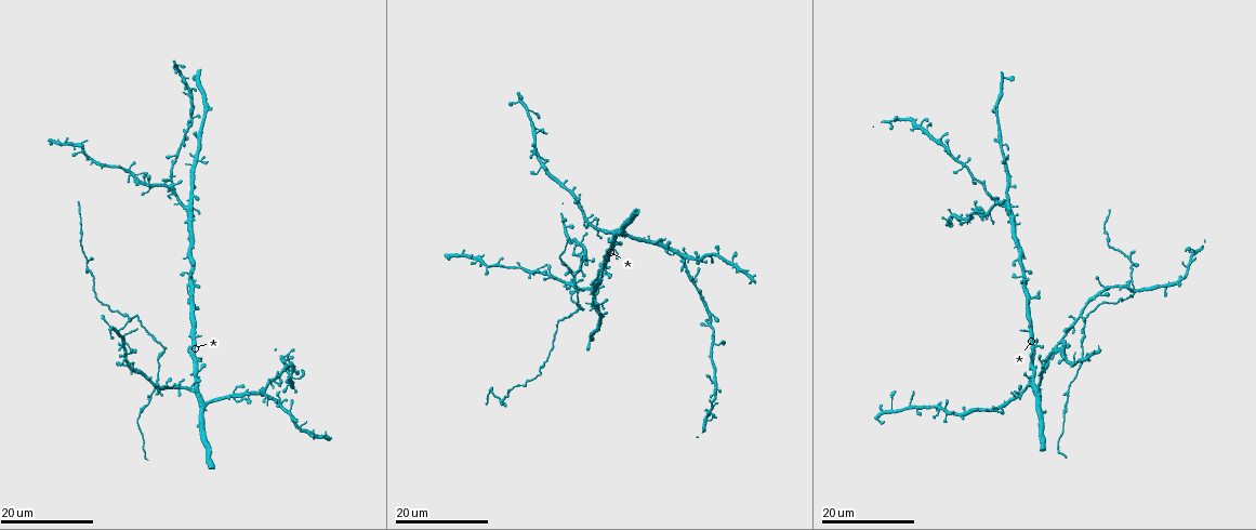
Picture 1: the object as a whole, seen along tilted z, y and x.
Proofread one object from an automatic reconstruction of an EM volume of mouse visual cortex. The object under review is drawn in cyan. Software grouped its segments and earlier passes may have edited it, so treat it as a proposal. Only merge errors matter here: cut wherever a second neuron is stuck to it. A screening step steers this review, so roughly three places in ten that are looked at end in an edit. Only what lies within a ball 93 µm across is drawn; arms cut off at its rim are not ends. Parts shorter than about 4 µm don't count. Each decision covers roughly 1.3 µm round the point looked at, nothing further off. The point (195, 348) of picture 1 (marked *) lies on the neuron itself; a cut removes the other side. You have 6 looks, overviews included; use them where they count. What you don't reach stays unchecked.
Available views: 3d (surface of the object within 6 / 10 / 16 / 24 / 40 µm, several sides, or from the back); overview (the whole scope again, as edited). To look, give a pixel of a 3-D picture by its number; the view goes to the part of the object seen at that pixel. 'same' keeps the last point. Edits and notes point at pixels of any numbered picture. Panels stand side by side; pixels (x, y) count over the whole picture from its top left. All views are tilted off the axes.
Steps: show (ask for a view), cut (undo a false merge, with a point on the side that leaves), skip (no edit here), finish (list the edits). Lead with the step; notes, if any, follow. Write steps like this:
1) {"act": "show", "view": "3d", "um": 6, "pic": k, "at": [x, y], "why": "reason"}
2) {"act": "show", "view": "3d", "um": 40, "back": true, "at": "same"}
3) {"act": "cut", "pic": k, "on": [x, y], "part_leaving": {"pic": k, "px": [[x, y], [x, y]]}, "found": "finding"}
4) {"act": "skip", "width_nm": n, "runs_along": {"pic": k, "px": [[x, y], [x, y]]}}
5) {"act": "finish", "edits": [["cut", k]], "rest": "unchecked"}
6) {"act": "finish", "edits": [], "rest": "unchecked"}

{"act": "show", "view": "3d", "um": 24, "pic": 1, "at": [582, 308], "why": "calibre changes"}

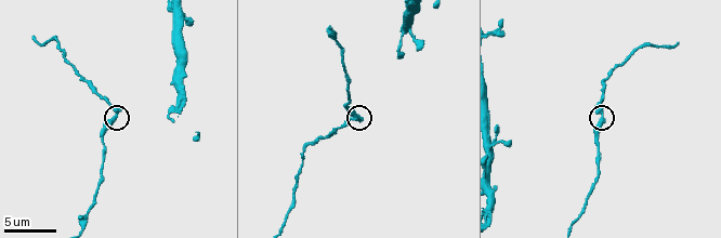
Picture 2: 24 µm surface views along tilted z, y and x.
{"act": "show", "view": "3d", "um": 6, "pic": 2, "at": [355, 118]}

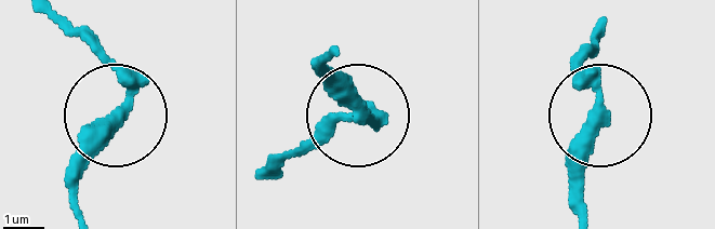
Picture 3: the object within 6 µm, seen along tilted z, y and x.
{"act": "cut", "pic": 3, "on": [87, 42], "part_leaving": {"pic": 3, "px": [[127, 81], [67, 19]]}, "found": "two neurons meet here"}

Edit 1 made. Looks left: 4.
{"act": "show", "view": "overview"}

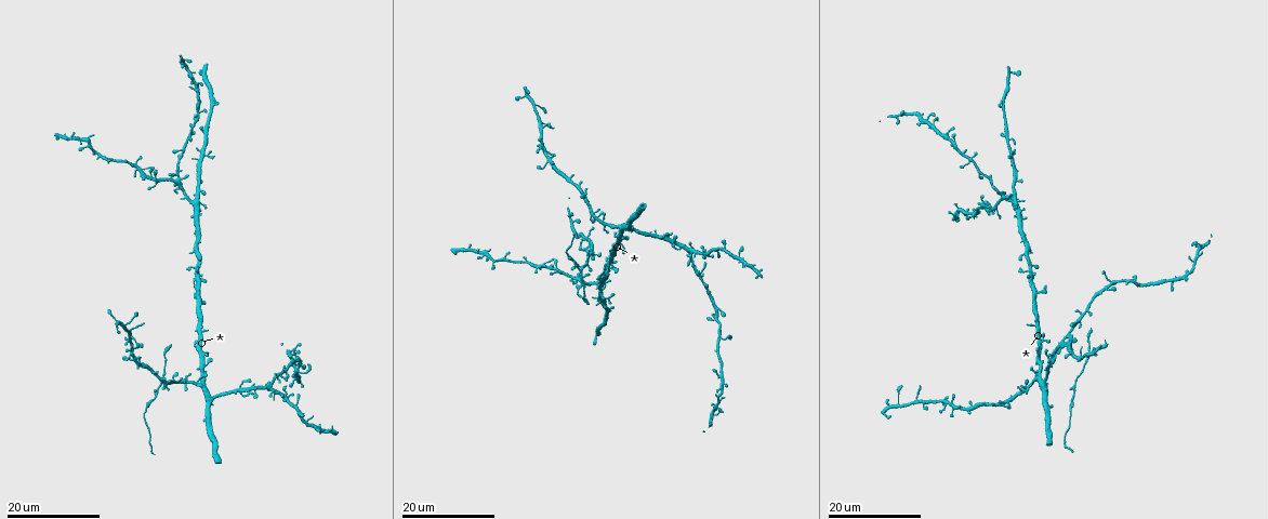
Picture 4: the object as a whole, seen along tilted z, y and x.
{"act": "show", "view": "3d", "um": 24, "pic": 4, "at": [602, 226], "why": "arms part here"}

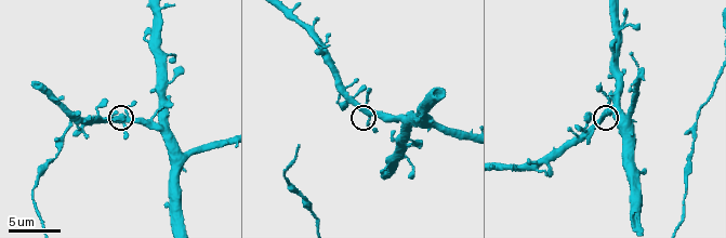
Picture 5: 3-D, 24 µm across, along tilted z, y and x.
{"act": "show", "view": "3d", "um": 6, "pic": 5, "at": [367, 118], "why": "closer look"}

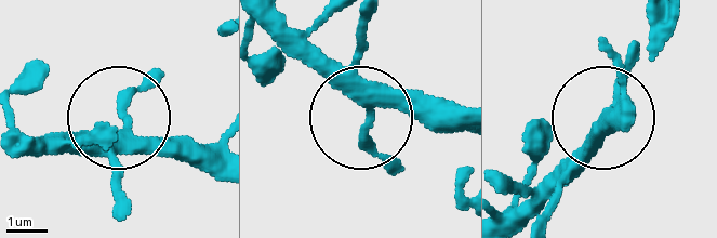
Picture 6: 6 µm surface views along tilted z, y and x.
{"act": "skip", "width_nm": 260, "runs_along": {"pic": 6, "px": [[218, 160], [177, 157], [124, 126], [41, 136]]}, "found": "one neuron here"}

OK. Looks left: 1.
{"act": "show", "view": "3d", "um": 6, "pic": 5, "at": [694, 130], "why": "a fork"}

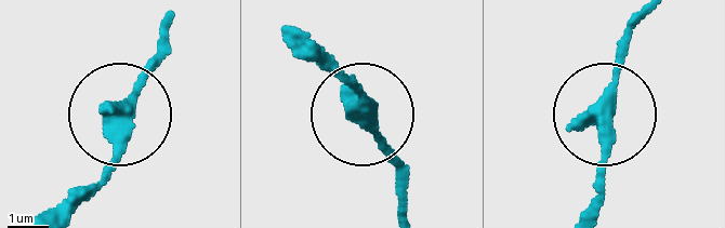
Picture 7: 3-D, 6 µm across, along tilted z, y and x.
{"act": "skip", "width_nm": 350, "found": "one neuron here"}

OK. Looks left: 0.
{"act": "finish", "edits": [["cut", 3]], "rest": "unchecked"}

